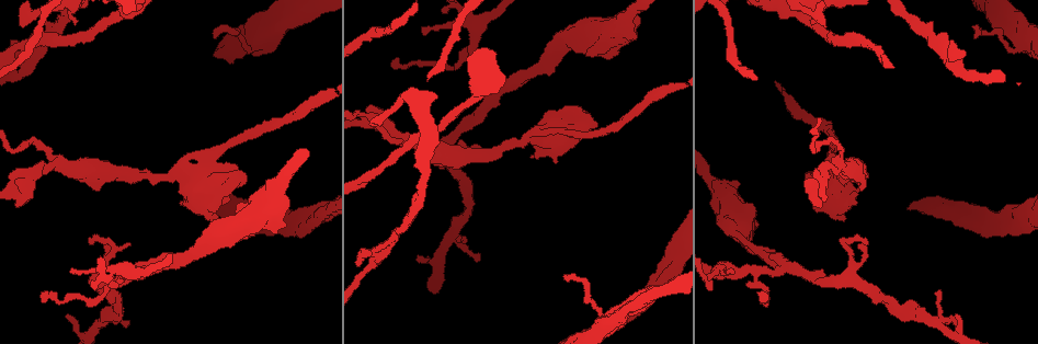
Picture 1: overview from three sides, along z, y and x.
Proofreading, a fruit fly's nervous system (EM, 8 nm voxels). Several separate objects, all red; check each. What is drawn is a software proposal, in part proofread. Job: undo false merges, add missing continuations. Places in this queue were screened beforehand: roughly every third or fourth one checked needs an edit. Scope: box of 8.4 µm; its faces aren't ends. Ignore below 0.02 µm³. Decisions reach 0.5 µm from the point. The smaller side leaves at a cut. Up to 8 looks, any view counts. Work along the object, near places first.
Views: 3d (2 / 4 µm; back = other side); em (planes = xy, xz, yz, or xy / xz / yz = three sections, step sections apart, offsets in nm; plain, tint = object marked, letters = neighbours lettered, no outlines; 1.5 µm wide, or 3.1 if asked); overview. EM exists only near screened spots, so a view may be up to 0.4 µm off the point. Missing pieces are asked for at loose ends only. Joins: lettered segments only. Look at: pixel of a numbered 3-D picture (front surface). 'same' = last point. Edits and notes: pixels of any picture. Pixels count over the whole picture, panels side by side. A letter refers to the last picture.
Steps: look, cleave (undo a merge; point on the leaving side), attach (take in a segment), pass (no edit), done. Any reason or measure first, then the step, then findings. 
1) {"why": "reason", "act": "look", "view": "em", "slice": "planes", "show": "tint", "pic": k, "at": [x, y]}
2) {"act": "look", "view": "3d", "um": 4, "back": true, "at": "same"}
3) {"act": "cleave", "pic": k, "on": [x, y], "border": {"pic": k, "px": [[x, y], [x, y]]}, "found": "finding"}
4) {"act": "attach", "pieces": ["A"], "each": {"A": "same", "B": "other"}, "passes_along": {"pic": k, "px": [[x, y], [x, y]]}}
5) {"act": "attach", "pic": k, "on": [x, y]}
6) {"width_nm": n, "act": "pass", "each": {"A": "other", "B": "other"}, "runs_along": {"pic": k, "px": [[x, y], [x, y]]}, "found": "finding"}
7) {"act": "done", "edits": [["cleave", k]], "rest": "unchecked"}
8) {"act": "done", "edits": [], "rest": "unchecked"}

{"why": "branch stops here", "act": "look", "view": "3d", "um": 2, "pic": 1, "at": [182, 158]}

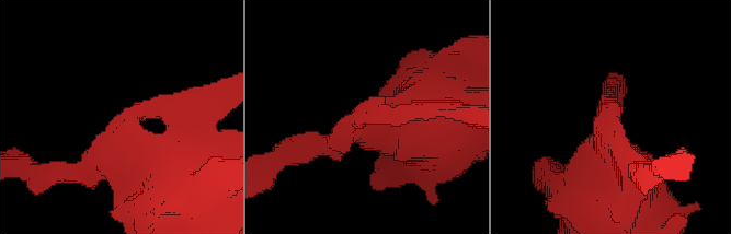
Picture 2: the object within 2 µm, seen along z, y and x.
{"act": "look", "view": "em", "slice": "planes", "show": "plain", "pic": 2, "at": [614, 114]}

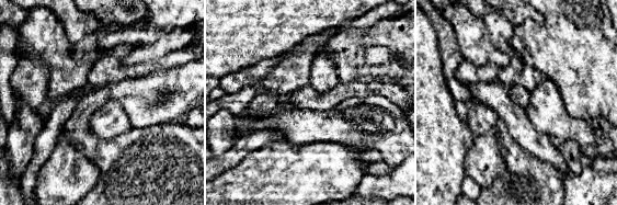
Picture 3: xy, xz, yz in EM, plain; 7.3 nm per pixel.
{"why": "what lies round it", "act": "look", "view": "em", "slice": "planes", "show": "letters", "at": "same"}

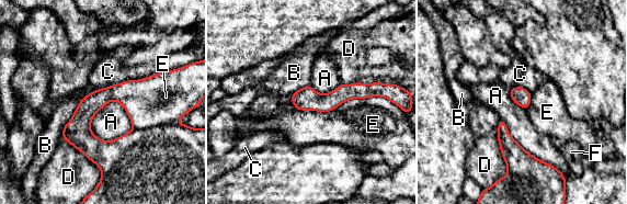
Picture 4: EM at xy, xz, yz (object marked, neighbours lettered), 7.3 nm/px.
{"act": "pass", "each": {"A": "other", "B": "other", "C": "other", "D": "other", "E": "other", "F": "other"}, "border": {"pic": 4, "px": [[89, 124], [106, 140], [134, 127]]}, "found": "none of them fits"}

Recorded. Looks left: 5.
{"act": "look", "view": "3d", "um": 4, "back": true, "pic": 1, "at": [216, 38]}

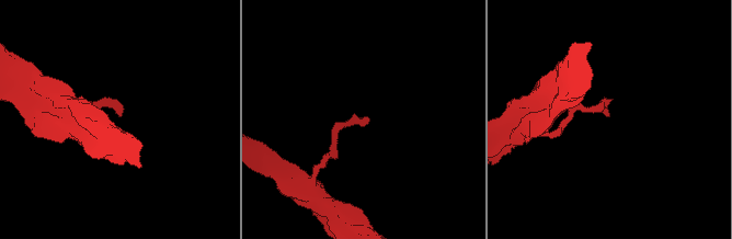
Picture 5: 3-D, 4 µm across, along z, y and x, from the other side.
{"act": "look", "view": "em", "slice": "planes", "show": "letters", "pic": 5, "at": [117, 114]}

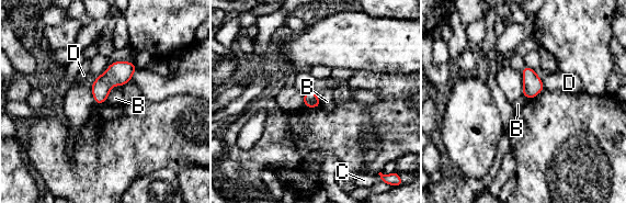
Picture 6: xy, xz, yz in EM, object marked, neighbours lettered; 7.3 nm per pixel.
{"width_nm": 110, "act": "pass", "each": {"B": "other", "C": "other", "D": "other"}, "border": {"pic": 6, "px": [[316, 93], [321, 105]]}, "found": "no lettered segment goes on from it"}

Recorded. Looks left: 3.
{"why": "branch point", "act": "look", "view": "3d", "um": 4, "pic": 1, "at": [951, 65]}

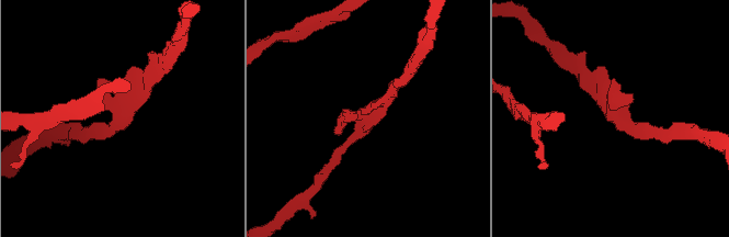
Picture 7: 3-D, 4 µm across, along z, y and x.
{"why": "shape alone is not enough", "act": "look", "view": "em", "slice": "planes", "show": "letters", "pic": 7, "at": [612, 114]}

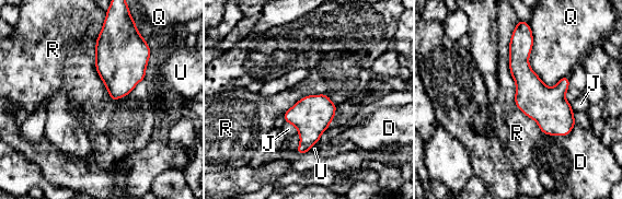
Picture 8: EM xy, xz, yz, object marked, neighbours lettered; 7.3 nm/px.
{"act": "pass", "each": {"D": "other", "J": "other", "Q": "other", "R": "other", "U": "other"}, "runs_along": {"pic": 8, "px": [[526, 34], [521, 72], [565, 132]]}, "found": "all the same cell"}

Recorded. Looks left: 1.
{"act": "done", "edits": [], "rest": "unchecked"}

